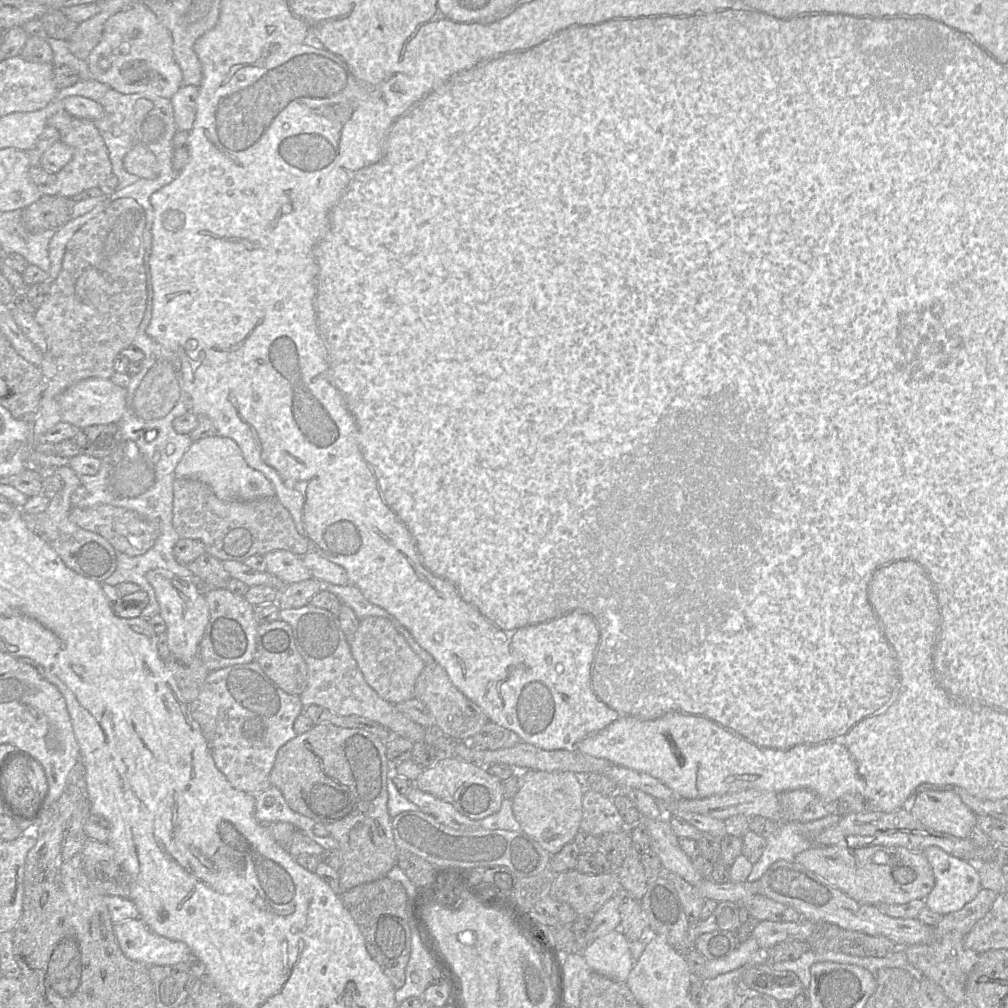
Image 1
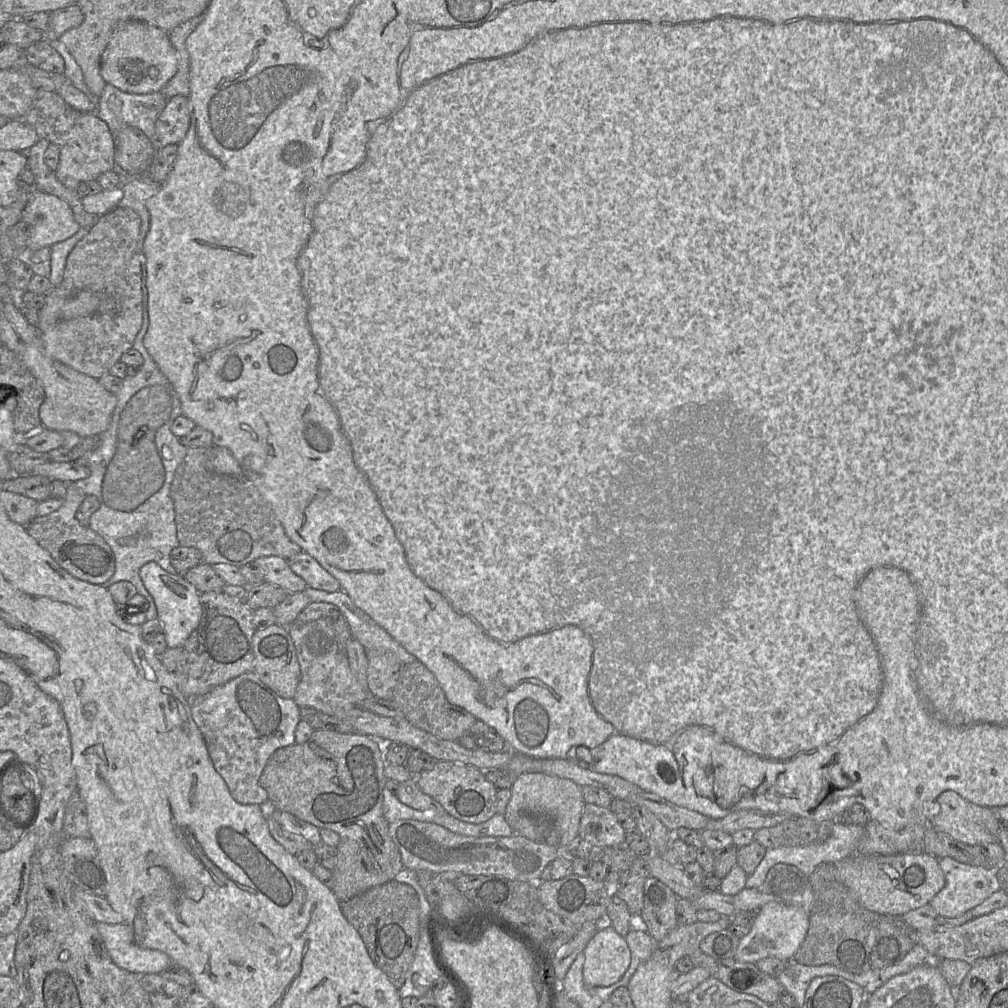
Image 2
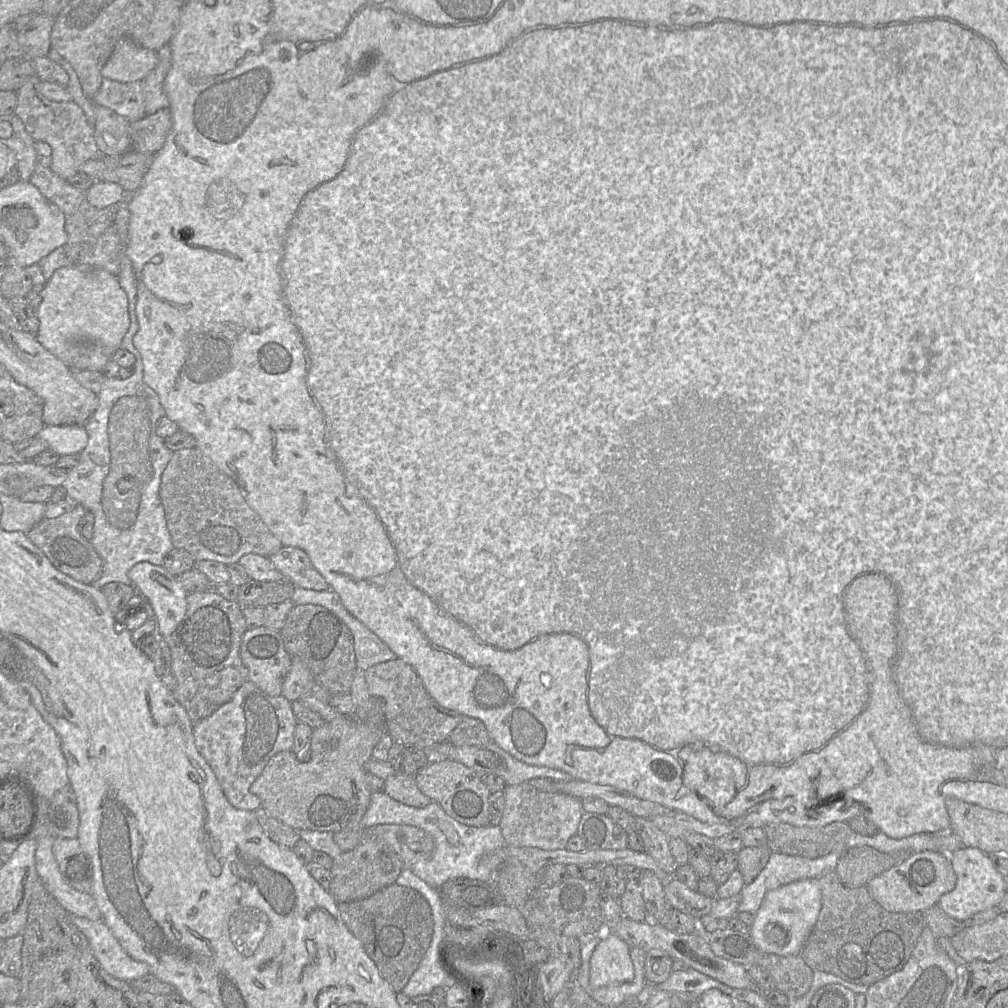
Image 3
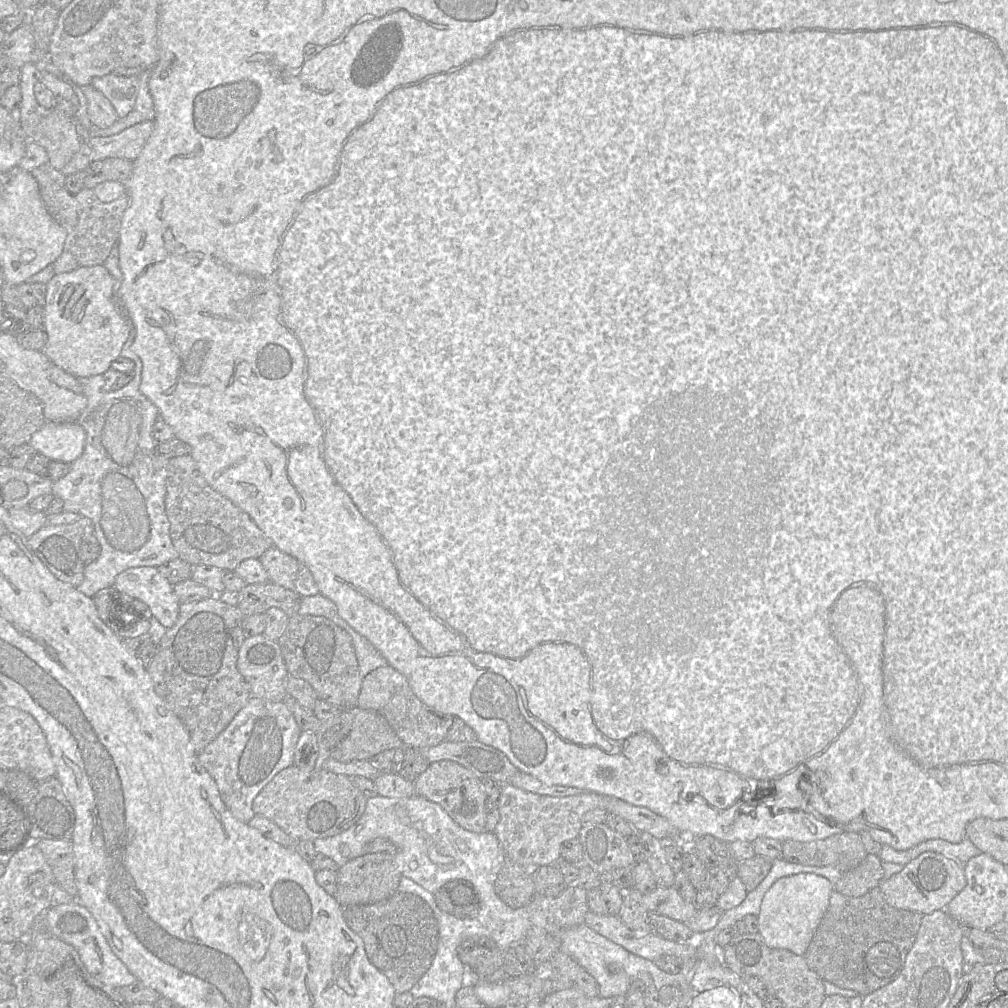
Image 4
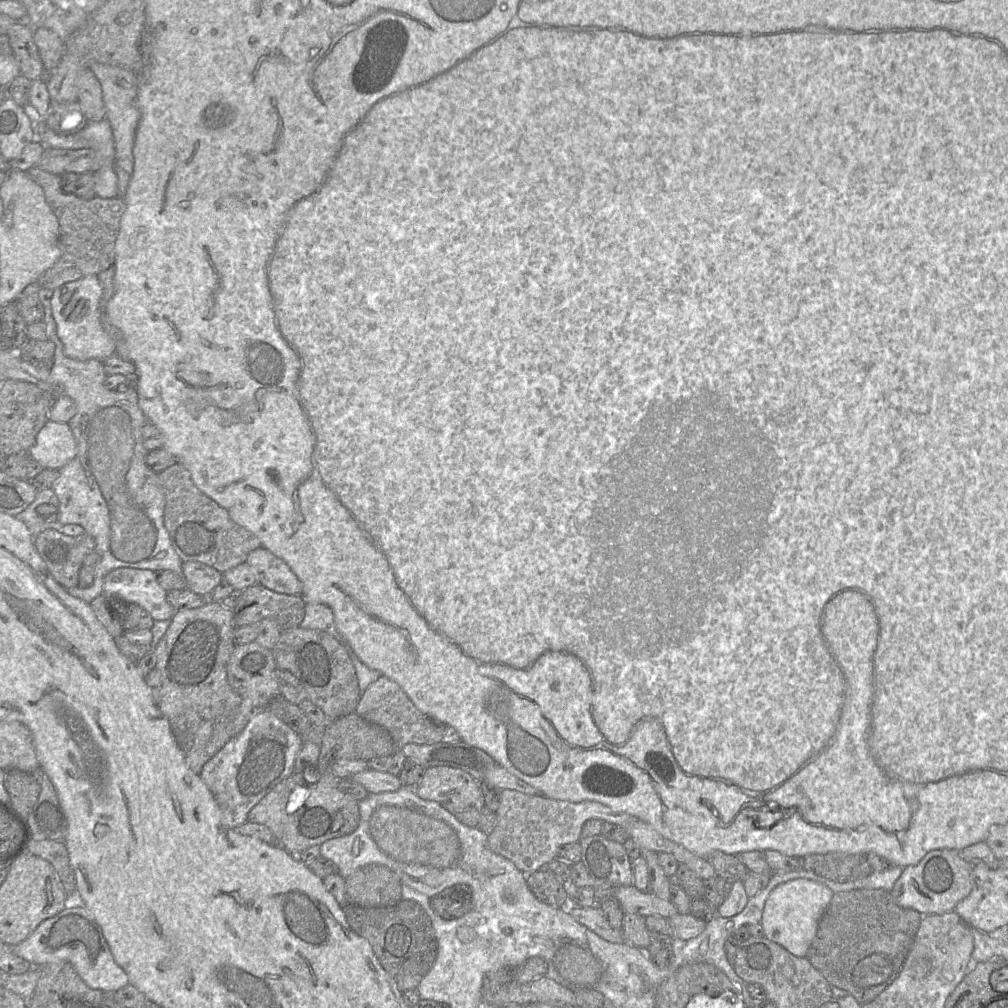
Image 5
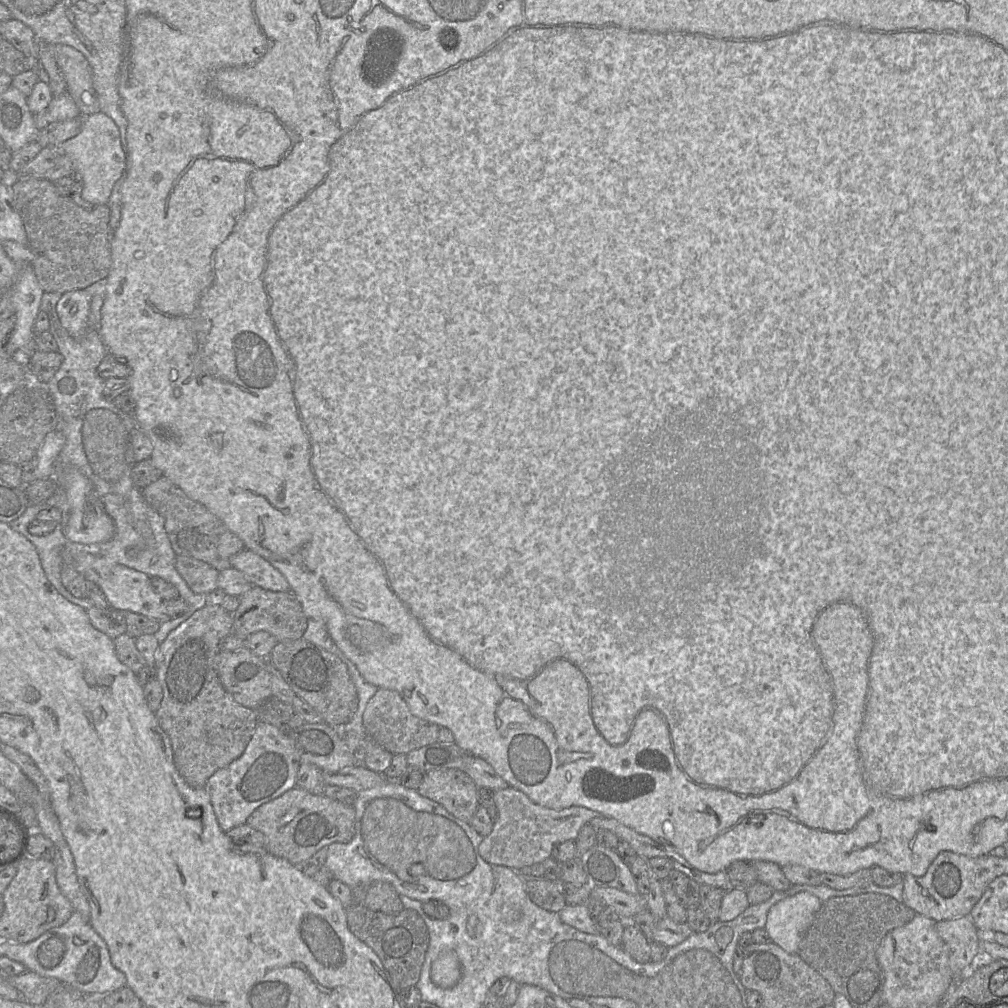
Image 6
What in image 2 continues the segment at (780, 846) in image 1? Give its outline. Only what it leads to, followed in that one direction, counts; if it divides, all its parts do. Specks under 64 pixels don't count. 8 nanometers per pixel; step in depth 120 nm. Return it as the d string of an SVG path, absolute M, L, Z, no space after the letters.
M835 822L831 835L824 841L807 846L783 846L767 849L766 854L753 874L748 875L745 888L757 888L763 884L766 875L772 866L778 863L791 864L800 869L809 877L815 868L824 862L837 863L856 852L860 839L865 832L864 827L859 825L846 825Z

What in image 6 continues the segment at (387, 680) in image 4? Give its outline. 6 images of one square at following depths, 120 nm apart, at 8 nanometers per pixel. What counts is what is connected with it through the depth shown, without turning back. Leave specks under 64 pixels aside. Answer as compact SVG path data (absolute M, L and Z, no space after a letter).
M377 689L367 703L362 720L367 736L392 755L406 755L412 750L438 741L440 727L412 714L404 698L390 689Z

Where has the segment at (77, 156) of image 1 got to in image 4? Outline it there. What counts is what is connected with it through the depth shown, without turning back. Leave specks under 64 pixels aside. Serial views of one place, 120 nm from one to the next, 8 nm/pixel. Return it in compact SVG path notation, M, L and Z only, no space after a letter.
M28 62L20 69L19 87L22 101L17 113L17 119L25 139L41 145L48 153L48 164L61 171L80 149L83 140L78 132L78 124L76 124L73 117L67 117L55 108L45 108L37 102L34 95L34 86L40 80L42 65L41 63Z

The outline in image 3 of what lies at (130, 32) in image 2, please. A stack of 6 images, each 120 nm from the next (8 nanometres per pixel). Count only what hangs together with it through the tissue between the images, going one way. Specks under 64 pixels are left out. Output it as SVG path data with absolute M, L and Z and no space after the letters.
M128 37L120 39L103 66L104 78L121 83L143 81L158 63L158 52L138 45Z

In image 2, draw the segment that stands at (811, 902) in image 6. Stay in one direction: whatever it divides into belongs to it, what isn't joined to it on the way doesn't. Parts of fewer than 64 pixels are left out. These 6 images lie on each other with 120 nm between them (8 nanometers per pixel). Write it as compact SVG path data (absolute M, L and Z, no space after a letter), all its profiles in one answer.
M769 902L763 905L756 912L750 932L740 940L733 959L748 963L756 963L767 957L793 960L807 934L809 919L810 913L800 906L781 902Z

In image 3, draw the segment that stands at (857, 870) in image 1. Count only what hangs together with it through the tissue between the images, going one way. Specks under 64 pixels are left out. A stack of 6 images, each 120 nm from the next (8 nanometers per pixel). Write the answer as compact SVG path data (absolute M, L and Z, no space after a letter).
M922 851L872 878L866 885L874 900L894 913L922 912L938 904L940 897L952 891L957 882L948 854Z

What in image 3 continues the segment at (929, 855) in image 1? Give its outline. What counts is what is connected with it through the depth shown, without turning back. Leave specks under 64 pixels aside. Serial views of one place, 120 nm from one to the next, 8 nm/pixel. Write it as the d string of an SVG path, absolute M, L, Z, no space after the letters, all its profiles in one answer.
M962 847L949 854L957 877L955 888L943 894L938 906L957 921L966 921L978 912L997 907L1006 893L1004 876L993 866L989 856L976 847Z

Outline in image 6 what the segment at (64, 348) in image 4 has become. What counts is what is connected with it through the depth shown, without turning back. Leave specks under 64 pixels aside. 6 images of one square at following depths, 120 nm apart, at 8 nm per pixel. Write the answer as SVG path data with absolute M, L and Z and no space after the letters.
M85 289L62 294L56 305L61 325L72 338L80 338L88 326L90 294Z

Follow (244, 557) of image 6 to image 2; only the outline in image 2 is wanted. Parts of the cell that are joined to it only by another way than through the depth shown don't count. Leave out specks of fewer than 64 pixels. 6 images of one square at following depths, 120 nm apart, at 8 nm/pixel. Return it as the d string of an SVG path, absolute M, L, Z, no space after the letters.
M301 551L288 558L287 562L291 570L304 579L309 587L328 592L341 589L339 581L308 553Z

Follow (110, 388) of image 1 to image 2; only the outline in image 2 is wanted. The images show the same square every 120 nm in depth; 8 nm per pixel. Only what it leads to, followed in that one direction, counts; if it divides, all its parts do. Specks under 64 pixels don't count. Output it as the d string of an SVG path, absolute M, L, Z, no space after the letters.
M39 341L23 345L17 355L44 389L45 398L39 409L43 427L71 431L81 438L99 435L108 429L117 404L116 394L105 389L97 379L48 357Z

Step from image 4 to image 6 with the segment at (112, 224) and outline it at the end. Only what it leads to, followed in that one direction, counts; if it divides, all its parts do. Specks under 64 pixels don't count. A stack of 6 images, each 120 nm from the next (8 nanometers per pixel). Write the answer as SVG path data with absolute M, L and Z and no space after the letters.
M19 179L11 187L14 206L20 214L32 249L32 267L44 292L61 293L86 289L107 278L112 266L110 209L98 205L90 210L76 205L70 197L58 195L53 182Z

